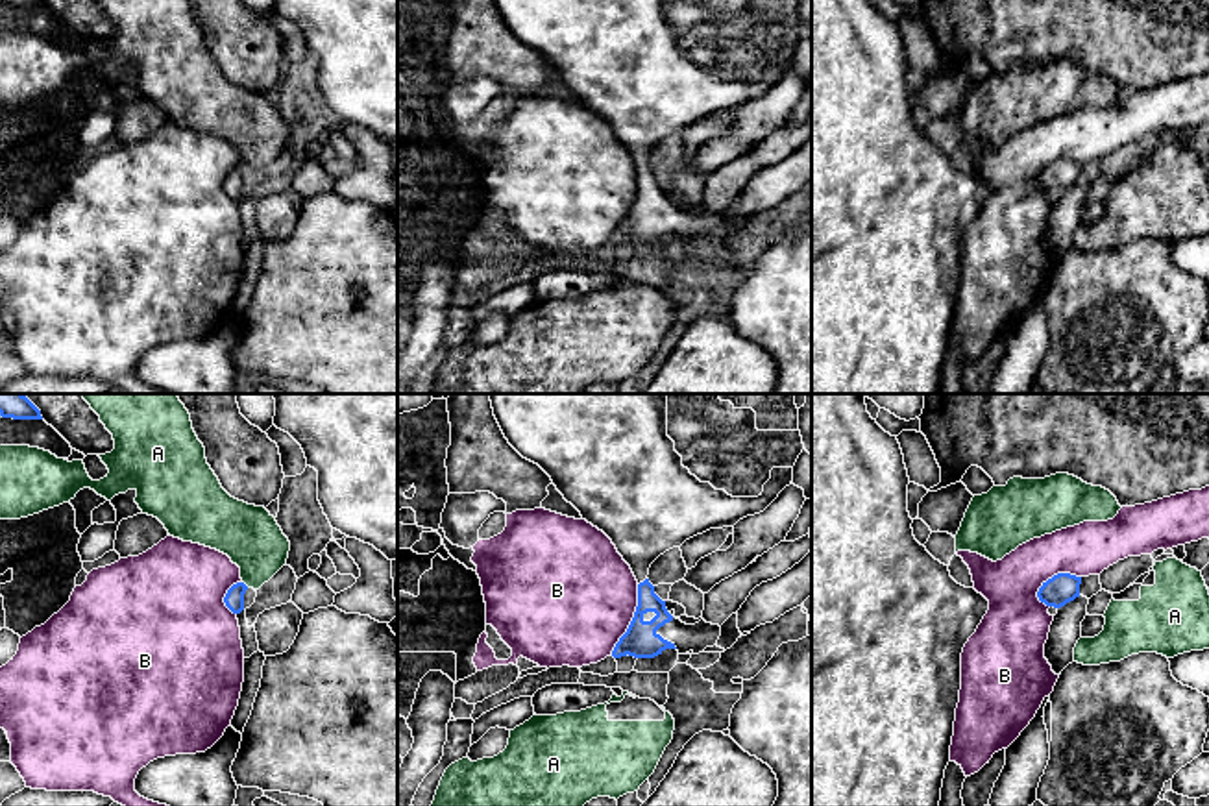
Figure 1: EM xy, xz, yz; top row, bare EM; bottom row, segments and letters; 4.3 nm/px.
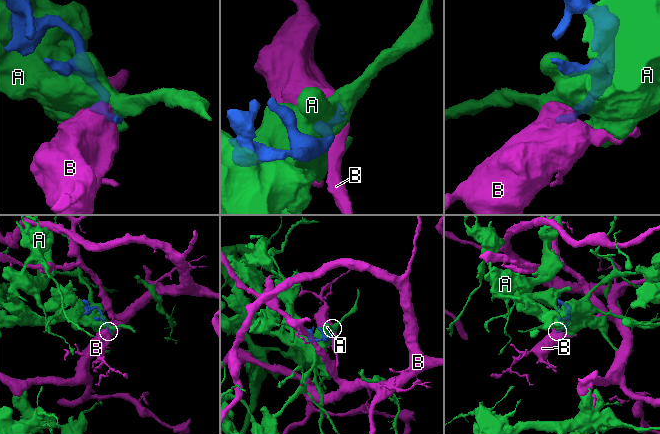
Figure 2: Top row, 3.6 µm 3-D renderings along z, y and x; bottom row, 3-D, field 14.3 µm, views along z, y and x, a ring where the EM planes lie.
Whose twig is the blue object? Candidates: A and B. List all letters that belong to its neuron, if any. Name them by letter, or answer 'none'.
none

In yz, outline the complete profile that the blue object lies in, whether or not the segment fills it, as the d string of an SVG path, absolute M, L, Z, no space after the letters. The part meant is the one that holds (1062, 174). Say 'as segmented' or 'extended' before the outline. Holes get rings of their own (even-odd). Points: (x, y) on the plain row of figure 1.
as segmented | M1057 159L1046 168L1043 168L1037 177L1037 183L1046 192L1061 194L1080 183L1080 170L1081 163L1070 159Z

